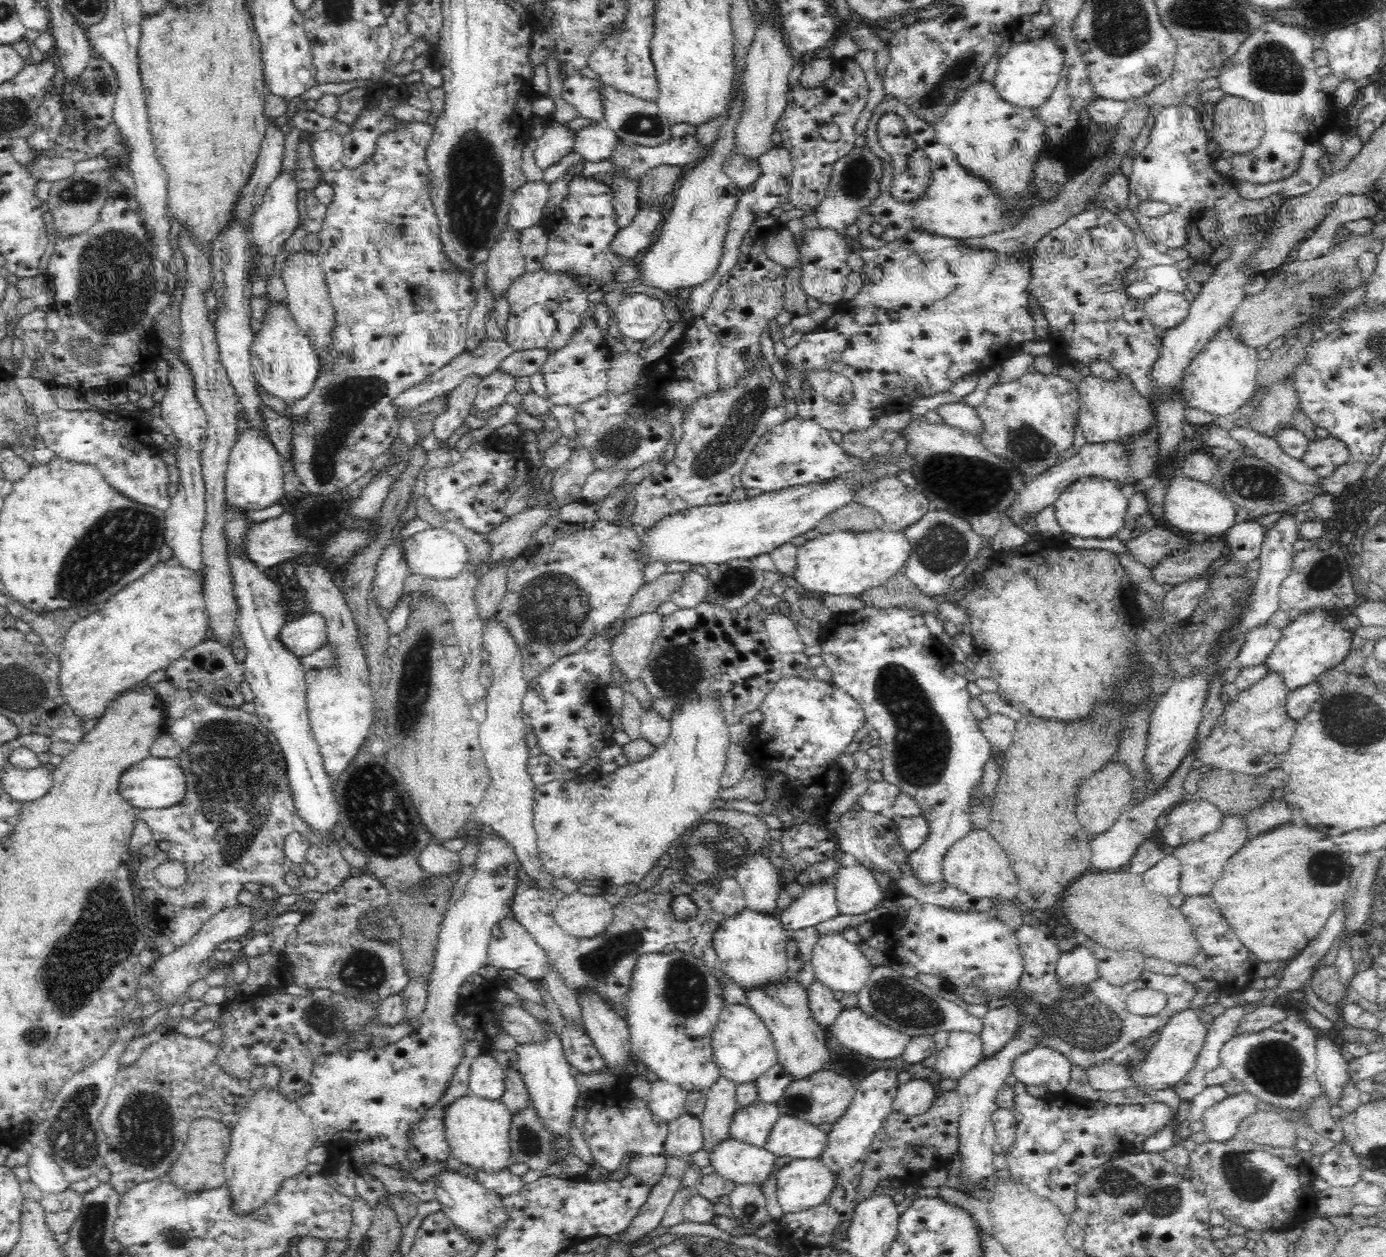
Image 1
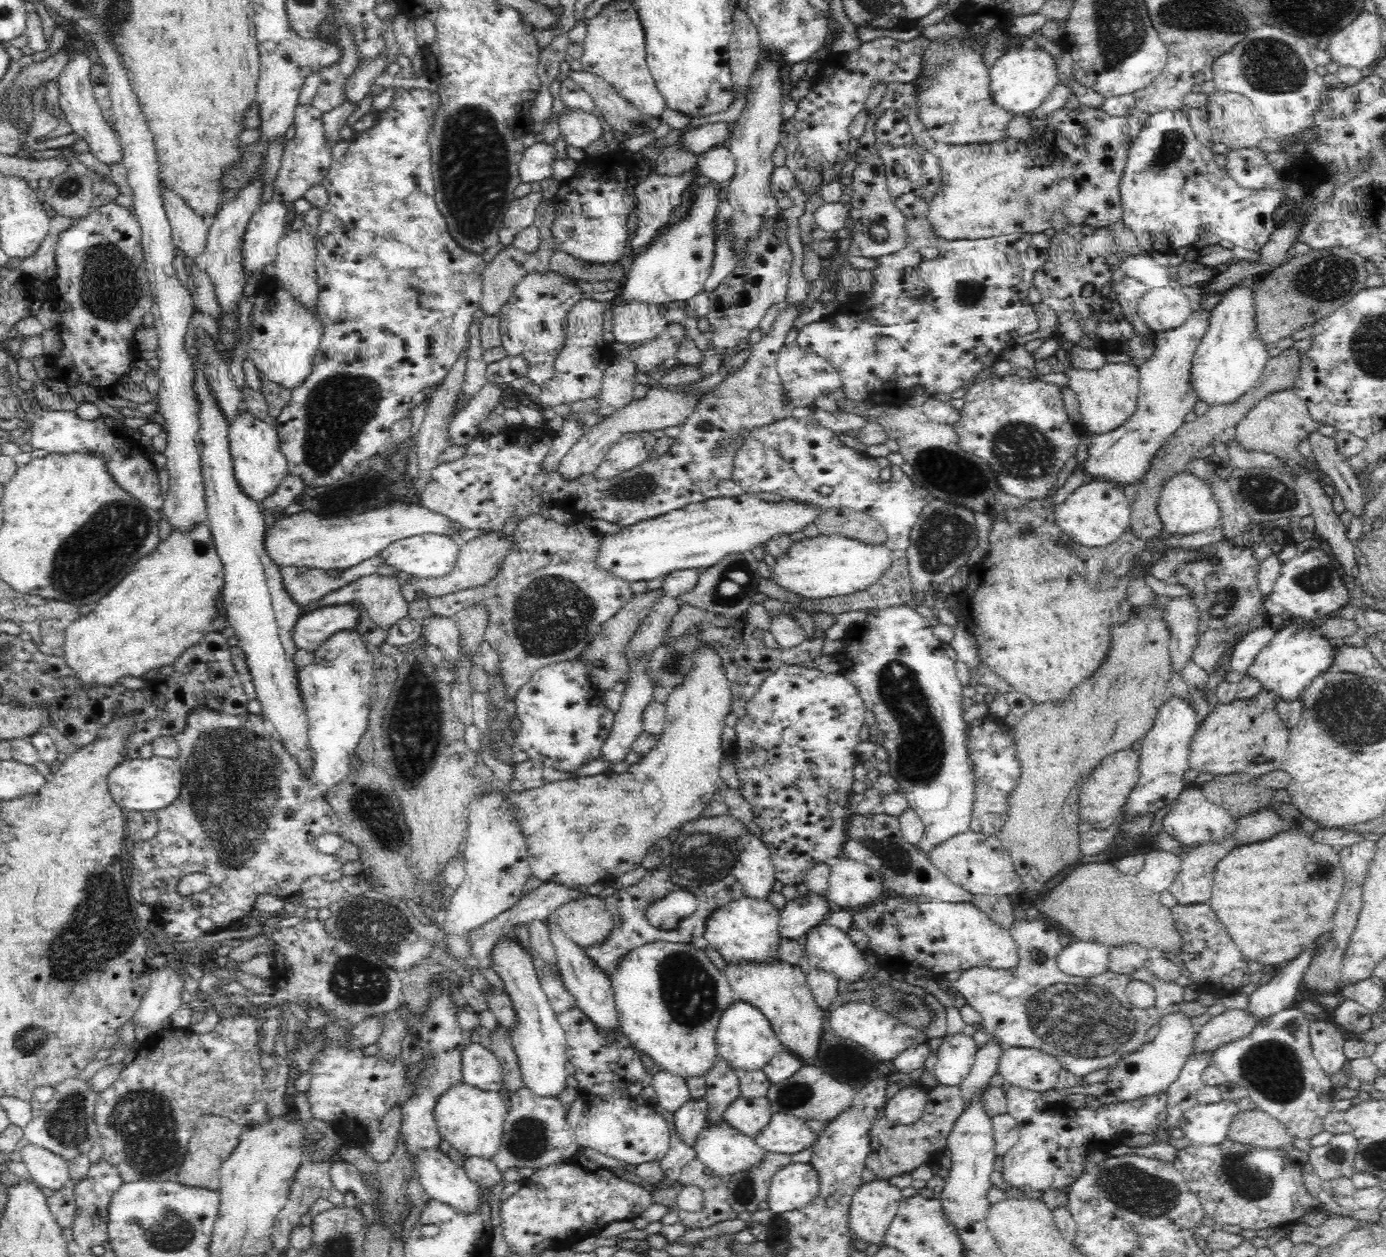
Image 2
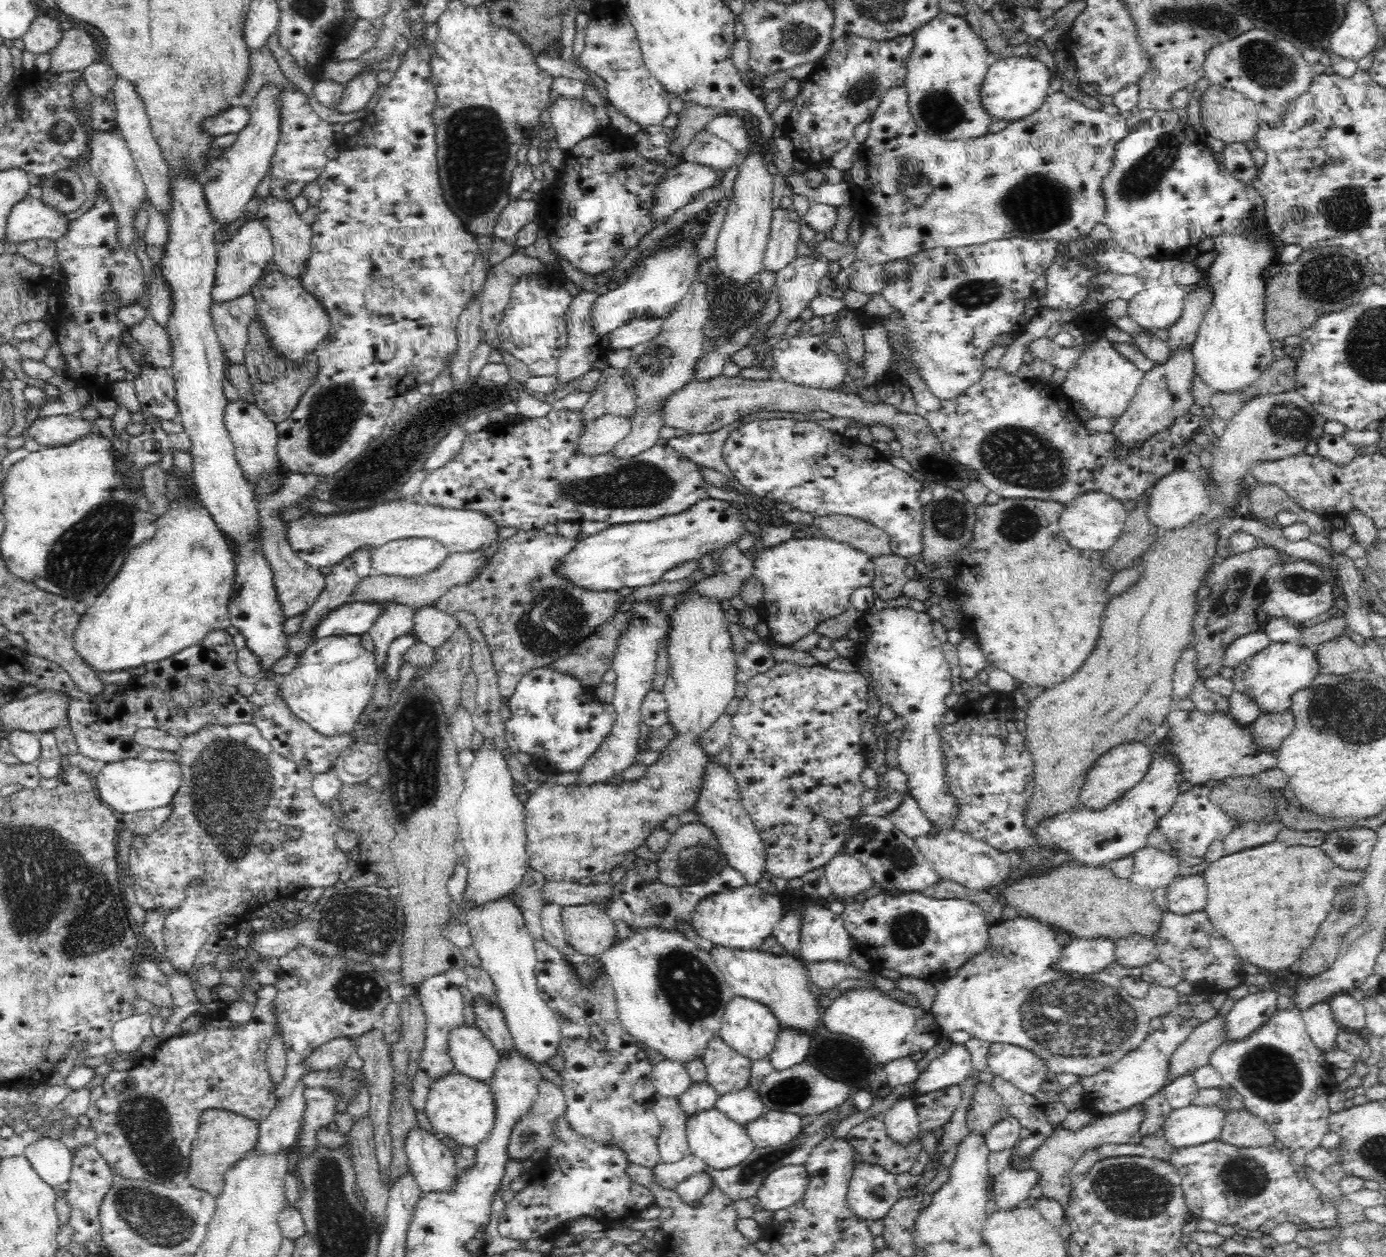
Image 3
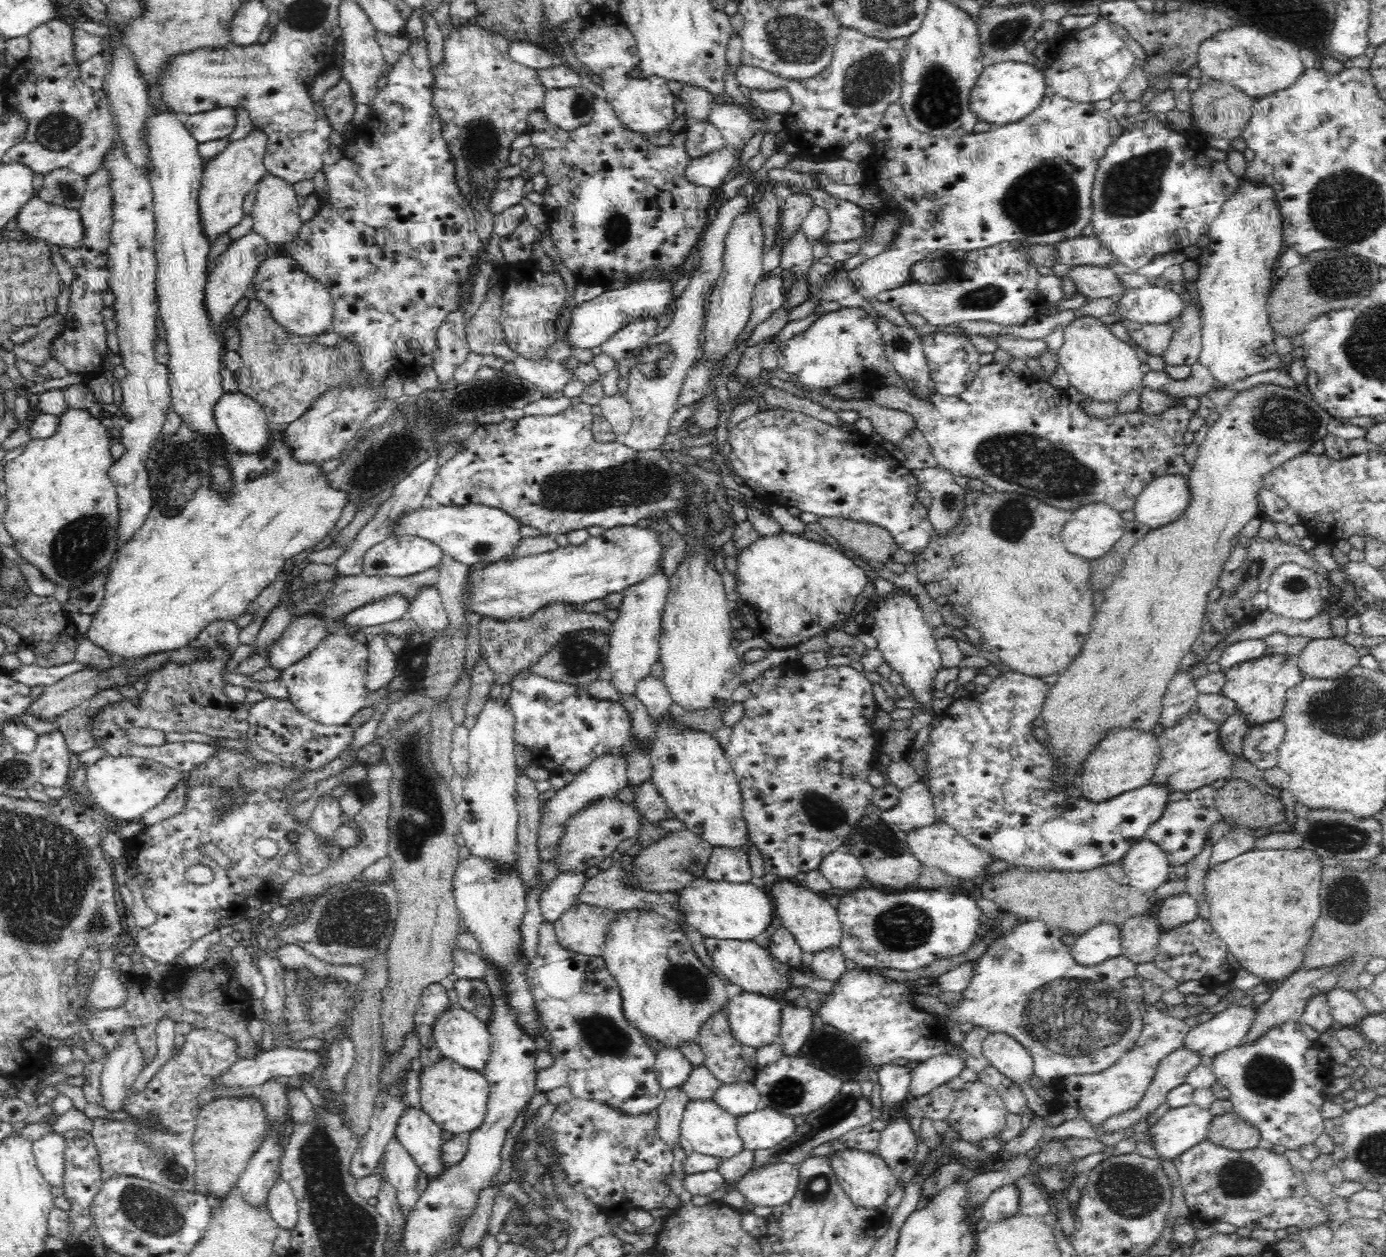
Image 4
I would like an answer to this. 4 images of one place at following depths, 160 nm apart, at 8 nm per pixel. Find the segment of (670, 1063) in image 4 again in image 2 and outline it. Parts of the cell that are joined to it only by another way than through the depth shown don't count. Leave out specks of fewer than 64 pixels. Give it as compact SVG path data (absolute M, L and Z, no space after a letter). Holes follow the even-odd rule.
M666 1070L653 1074L651 1086L656 1093L656 1104L666 1112L675 1113L682 1104L691 1099L686 1078Z

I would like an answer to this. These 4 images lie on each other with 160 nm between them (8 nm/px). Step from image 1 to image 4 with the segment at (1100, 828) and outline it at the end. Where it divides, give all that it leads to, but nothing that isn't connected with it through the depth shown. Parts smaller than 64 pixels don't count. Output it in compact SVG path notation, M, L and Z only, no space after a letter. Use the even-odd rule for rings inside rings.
M1112 728L1084 762L1083 770L1076 780L1075 792L1094 803L1142 788L1154 778L1160 758L1158 737L1153 731L1140 732L1136 728Z

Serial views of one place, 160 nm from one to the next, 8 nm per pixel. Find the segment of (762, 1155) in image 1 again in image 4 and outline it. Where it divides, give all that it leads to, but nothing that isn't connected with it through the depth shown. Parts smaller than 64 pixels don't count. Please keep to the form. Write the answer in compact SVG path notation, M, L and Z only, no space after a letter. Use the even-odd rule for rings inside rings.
M713 1099L690 1100L686 1104L680 1126L683 1143L692 1151L728 1160L744 1150L744 1143L738 1134L736 1117L718 1106Z

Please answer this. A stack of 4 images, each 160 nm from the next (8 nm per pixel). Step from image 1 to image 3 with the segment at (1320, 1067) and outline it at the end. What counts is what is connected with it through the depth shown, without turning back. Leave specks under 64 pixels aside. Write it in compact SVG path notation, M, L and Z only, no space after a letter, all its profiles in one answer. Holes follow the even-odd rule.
M1328 1001L1313 1004L1301 1013L1312 1043L1321 1052L1330 1052L1337 1045L1337 1036L1342 1028L1336 1022Z

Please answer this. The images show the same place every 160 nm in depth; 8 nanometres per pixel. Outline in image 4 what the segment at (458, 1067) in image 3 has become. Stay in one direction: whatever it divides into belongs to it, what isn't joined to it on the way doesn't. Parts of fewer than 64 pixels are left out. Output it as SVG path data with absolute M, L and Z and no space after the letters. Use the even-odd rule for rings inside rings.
M460 1005L459 1007L450 1006L434 1022L433 1036L435 1044L438 1045L438 1050L444 1058L453 1060L454 1063L464 1068L483 1072L484 1066L490 1058L491 1035L487 1024L478 1020L477 1016L474 1016Z

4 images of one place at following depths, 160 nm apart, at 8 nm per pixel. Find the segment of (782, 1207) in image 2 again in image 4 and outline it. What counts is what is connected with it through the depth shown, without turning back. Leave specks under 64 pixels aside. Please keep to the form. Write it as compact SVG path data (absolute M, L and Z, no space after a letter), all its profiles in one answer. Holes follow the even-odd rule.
M776 1162L760 1168L750 1168L738 1180L736 1190L740 1191L752 1206L777 1207L794 1198L800 1180L801 1163Z

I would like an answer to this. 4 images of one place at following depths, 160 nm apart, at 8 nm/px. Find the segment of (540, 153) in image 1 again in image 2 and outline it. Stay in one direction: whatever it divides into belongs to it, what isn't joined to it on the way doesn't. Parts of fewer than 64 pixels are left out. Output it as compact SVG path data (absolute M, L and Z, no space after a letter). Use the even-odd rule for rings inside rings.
M536 141L528 147L518 164L521 182L540 182L552 177L552 164L557 159L554 145Z

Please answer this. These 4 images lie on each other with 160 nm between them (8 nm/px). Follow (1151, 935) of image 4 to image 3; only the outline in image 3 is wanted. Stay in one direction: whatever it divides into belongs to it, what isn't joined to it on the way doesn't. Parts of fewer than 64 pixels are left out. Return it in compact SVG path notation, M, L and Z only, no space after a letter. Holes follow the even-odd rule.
M1128 935L1115 943L1115 962L1124 968L1143 967L1158 959L1159 950L1153 938Z

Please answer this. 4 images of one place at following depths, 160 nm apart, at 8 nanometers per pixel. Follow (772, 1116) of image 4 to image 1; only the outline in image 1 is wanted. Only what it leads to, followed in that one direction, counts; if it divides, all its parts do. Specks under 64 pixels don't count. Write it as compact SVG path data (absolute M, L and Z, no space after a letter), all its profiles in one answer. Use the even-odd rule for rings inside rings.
M780 1115L764 1148L778 1156L793 1159L819 1159L826 1148L827 1134L818 1125L797 1116Z

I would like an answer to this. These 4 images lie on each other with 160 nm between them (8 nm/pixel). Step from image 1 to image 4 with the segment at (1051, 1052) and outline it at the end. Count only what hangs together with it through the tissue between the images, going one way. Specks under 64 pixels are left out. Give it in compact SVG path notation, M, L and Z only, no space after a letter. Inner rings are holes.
M990 1033L982 1052L990 1065L1019 1086L1032 1110L1043 1113L1048 1109L1047 1102L1028 1083L1034 1074L1034 1059L1022 1044L1004 1033Z

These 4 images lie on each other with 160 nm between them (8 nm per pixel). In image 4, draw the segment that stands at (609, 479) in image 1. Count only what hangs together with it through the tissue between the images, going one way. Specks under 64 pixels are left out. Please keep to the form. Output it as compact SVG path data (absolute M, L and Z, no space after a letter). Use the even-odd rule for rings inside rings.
M739 195L725 200L705 228L703 246L701 246L700 268L693 272L686 290L674 302L672 320L657 336L643 347L631 351L626 359L630 367L629 385L624 394L630 401L633 422L630 430L618 439L622 444L634 450L659 449L664 444L664 437L669 433L670 422L677 412L676 400L688 371L697 359L703 356L702 337L707 314L707 304L715 281L722 273L722 255L724 239L732 228L734 219L742 214L749 205L748 199Z

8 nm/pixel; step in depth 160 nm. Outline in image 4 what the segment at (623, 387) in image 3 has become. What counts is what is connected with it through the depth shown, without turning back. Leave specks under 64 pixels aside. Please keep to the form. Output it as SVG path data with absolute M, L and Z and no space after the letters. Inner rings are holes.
M617 393L612 396L606 395L599 406L602 409L603 418L608 420L618 439L630 430L634 418L630 401L626 396Z

